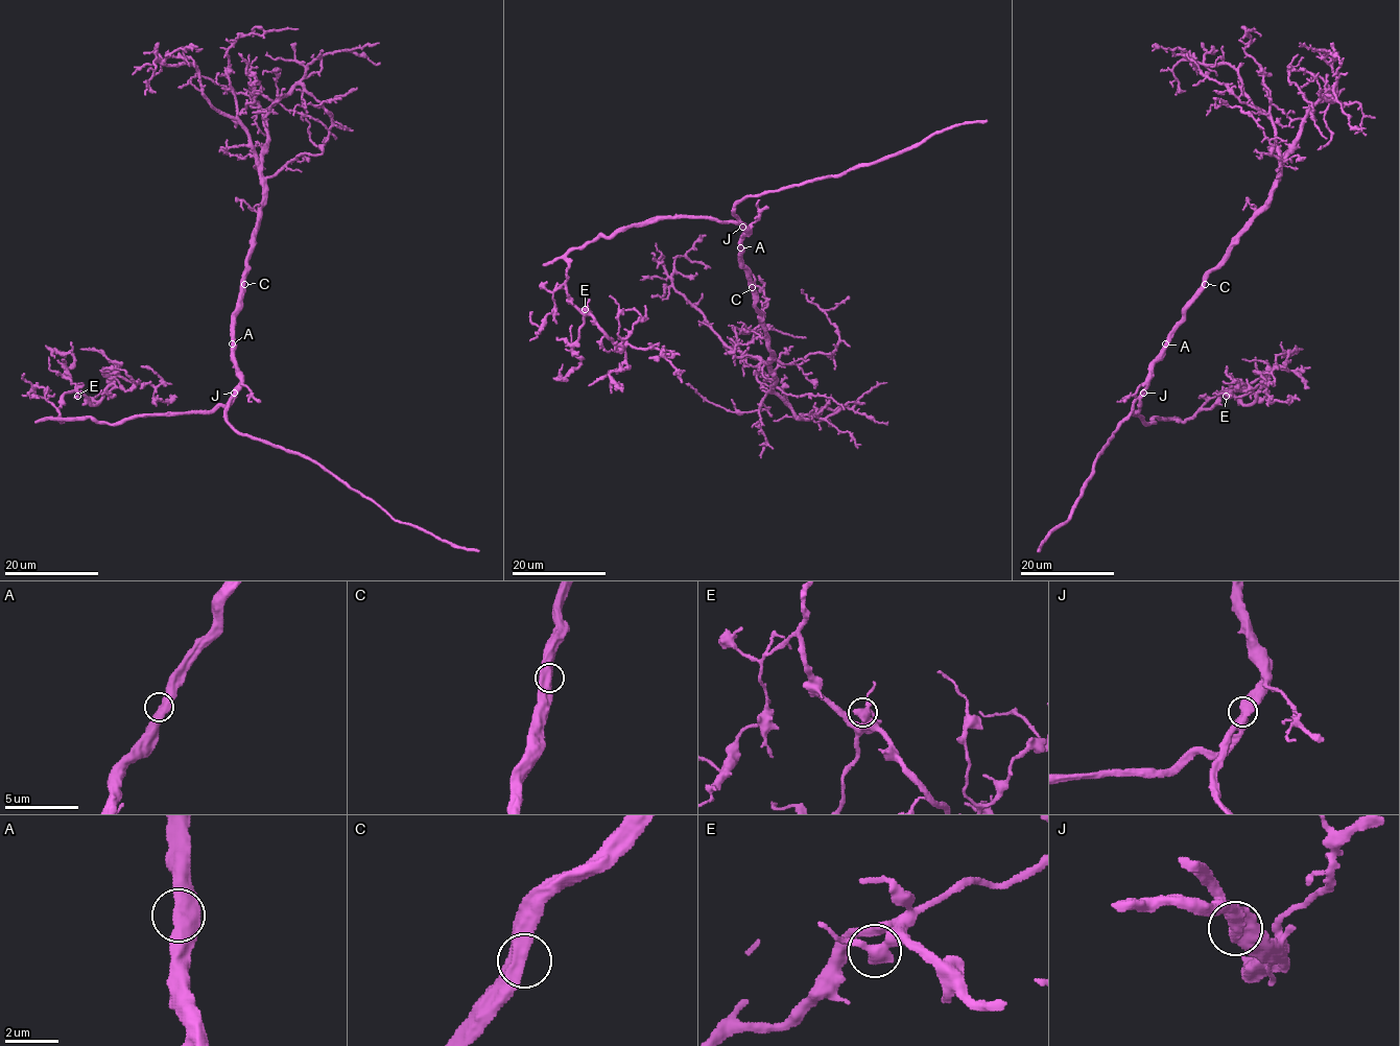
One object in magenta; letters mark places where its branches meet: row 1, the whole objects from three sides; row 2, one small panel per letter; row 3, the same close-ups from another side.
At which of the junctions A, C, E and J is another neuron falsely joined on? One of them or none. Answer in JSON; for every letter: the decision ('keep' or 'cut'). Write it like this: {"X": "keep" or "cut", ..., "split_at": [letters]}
{"A": "keep", "C": "keep", "E": "keep", "J": "keep", "split_at": []}

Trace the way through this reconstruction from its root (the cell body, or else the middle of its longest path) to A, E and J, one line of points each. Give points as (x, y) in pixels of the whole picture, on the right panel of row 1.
A: (1161, 356), (1165, 343)
E: (1161, 356), (1134, 413), (1146, 424), (1156, 418), (1189, 420), (1229, 390), (1226, 396)
J: (1161, 356), (1155, 362), (1149, 384), (1143, 391)

